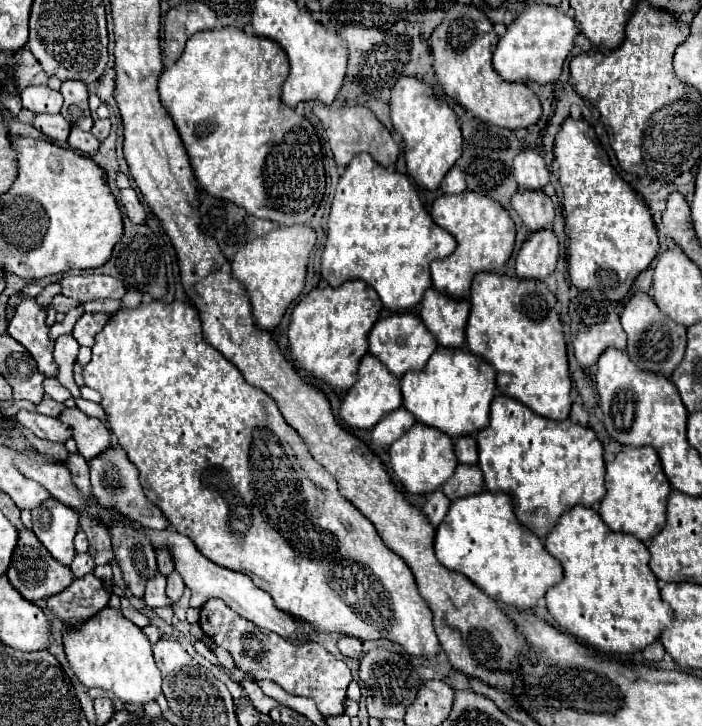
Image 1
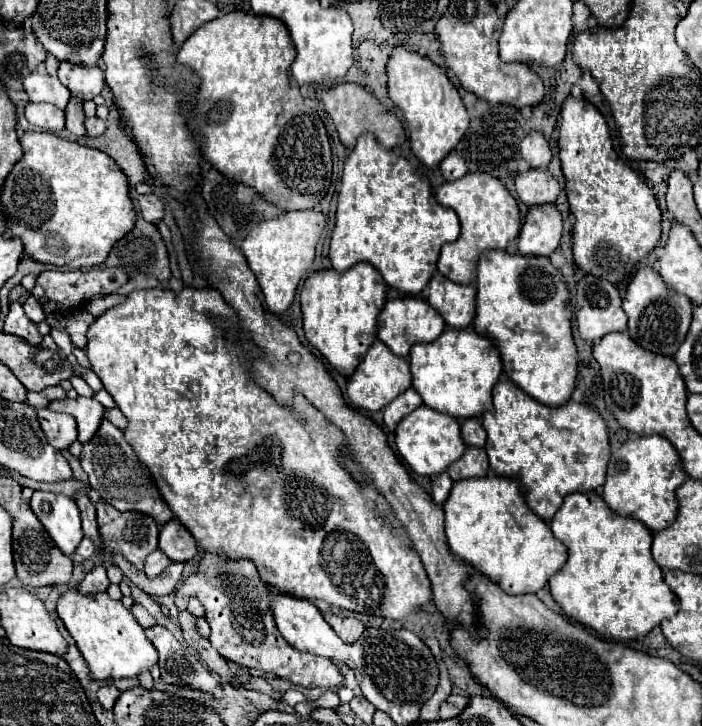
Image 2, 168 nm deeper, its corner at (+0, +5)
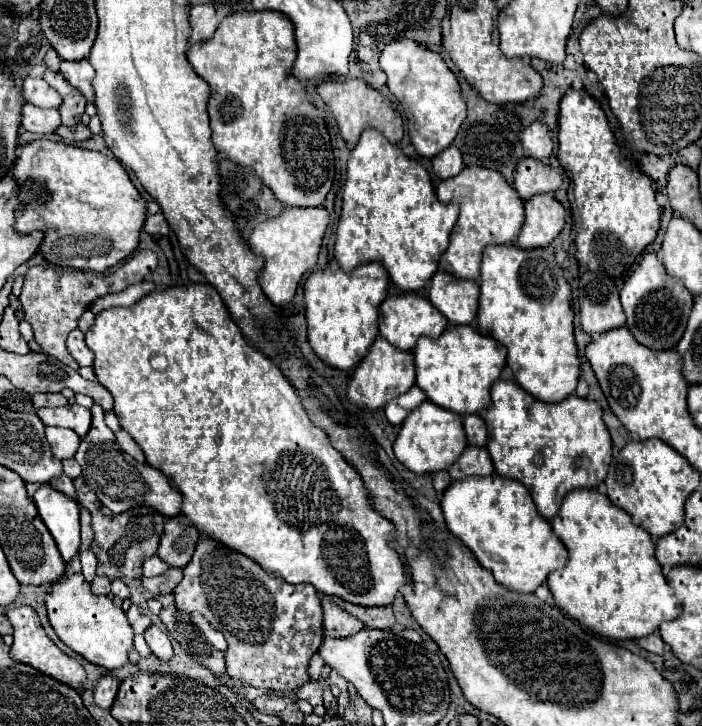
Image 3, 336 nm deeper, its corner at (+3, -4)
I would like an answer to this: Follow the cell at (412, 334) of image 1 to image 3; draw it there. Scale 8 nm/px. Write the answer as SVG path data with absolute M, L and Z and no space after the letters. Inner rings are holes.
M423 294L389 296L379 306L379 334L397 350L403 350L403 352L411 352L421 336L427 336L433 340L439 338L447 328L447 324L449 324L447 318L443 318L443 314L437 308L433 308Z

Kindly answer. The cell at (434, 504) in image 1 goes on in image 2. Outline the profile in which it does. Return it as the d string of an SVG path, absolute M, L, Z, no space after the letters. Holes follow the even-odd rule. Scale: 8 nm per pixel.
M448 473L436 475L436 477L432 479L432 499L434 499L438 505L442 505L442 503L446 501L450 489L452 489L452 479L448 477Z

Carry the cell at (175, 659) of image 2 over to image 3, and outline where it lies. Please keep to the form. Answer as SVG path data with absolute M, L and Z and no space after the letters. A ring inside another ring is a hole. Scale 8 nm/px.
M151 626L149 630L145 630L145 640L151 648L151 652L163 660L163 662L169 662L173 658L173 646L171 646L171 640L165 632L161 632L157 626Z

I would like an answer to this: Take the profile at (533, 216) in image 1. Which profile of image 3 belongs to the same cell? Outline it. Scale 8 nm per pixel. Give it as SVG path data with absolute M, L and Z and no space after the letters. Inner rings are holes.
M523 158L517 164L513 188L521 200L529 200L537 194L555 194L561 188L561 174L543 162Z

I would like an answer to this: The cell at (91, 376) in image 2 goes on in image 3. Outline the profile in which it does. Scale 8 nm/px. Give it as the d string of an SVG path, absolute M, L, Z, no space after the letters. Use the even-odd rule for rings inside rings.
M99 404L91 406L91 414L93 414L91 430L81 440L79 450L75 454L75 460L83 468L83 480L85 480L85 484L97 494L99 502L103 506L107 506L113 514L121 514L121 512L137 508L137 506L147 506L147 508L155 508L165 518L179 516L181 496L179 496L177 490L171 488L169 480L159 470L151 468L149 464L137 462L133 456L125 454L119 448L119 444L115 442L113 432L105 424L103 408L99 408Z

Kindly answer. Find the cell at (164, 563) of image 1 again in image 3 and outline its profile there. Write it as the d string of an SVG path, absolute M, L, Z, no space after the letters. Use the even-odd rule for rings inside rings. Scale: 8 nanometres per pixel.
M175 516L165 522L165 532L159 542L157 556L163 558L169 566L185 568L195 552L195 544L199 540L199 532L191 526L185 516Z

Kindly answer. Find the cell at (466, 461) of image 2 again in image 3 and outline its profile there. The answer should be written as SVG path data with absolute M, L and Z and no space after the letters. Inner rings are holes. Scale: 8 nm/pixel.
M467 446L459 460L449 468L451 480L465 480L469 476L491 476L493 462L487 448Z

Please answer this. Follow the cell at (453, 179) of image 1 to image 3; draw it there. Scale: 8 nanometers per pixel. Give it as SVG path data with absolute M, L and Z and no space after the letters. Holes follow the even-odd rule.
M449 146L447 150L443 150L441 154L437 154L433 158L433 172L441 178L441 180L447 180L447 178L453 178L457 176L459 172L463 170L463 160L461 160L461 154L455 146Z

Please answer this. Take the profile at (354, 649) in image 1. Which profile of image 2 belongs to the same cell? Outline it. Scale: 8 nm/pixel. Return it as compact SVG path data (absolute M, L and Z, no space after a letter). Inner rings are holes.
M330 611L322 613L324 619L328 621L328 625L346 641L346 643L354 643L362 631L364 631L364 623L354 619L354 617L340 617L340 615L334 615Z

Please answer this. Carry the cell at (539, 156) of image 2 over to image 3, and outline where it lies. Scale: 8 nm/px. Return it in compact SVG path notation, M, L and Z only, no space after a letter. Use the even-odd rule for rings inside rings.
M533 122L523 132L521 144L523 144L525 156L531 156L531 158L541 160L541 162L545 162L553 152L553 142L551 142L549 128L545 124L541 124L541 122Z

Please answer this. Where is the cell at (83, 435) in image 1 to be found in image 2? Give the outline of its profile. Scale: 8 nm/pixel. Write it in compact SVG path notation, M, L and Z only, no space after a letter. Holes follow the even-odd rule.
M78 397L78 399L60 399L60 401L52 401L48 405L50 411L62 411L68 413L76 419L78 423L78 441L86 443L90 441L90 437L98 431L98 425L102 421L104 415L104 407L90 397Z

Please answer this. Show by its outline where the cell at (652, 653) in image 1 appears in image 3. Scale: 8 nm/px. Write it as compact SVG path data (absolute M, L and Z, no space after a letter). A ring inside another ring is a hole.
M653 632L653 634L649 634L649 636L641 638L641 640L637 640L637 644L639 644L643 650L653 652L653 654L663 654L663 648L665 648L665 644L663 644L659 632Z

